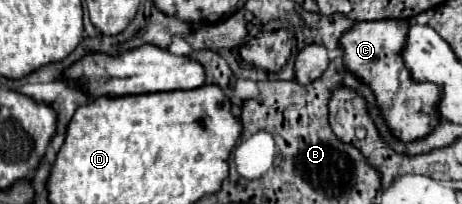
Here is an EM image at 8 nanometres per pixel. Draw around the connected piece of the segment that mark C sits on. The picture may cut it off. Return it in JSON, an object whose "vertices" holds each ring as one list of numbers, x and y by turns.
{"vertices":[[379,19,379,21,357,21,339,39,339,49,343,53,343,63,359,81,371,87,381,117,395,139,409,143,419,141,423,135,431,133,431,127,441,121,437,111,439,99,443,97,443,87,437,83,419,83,413,79,403,63,403,47,407,47,407,27,409,19]]}

